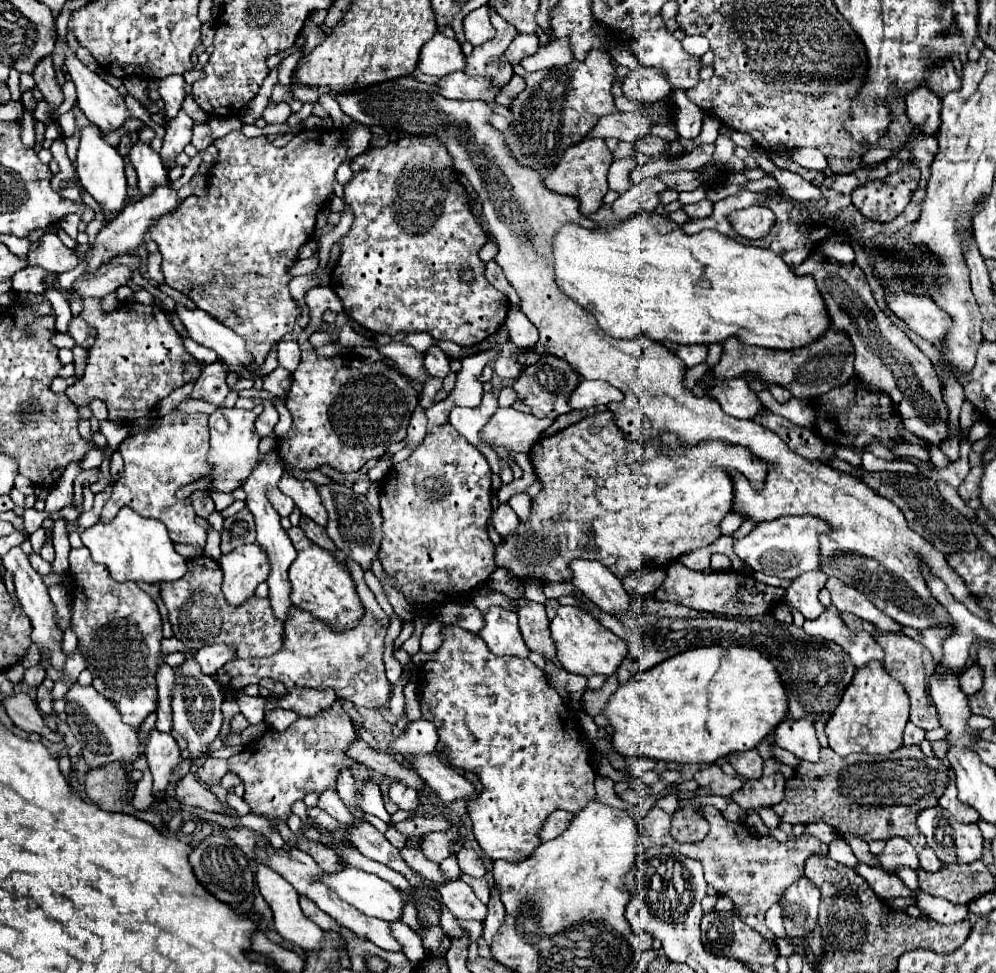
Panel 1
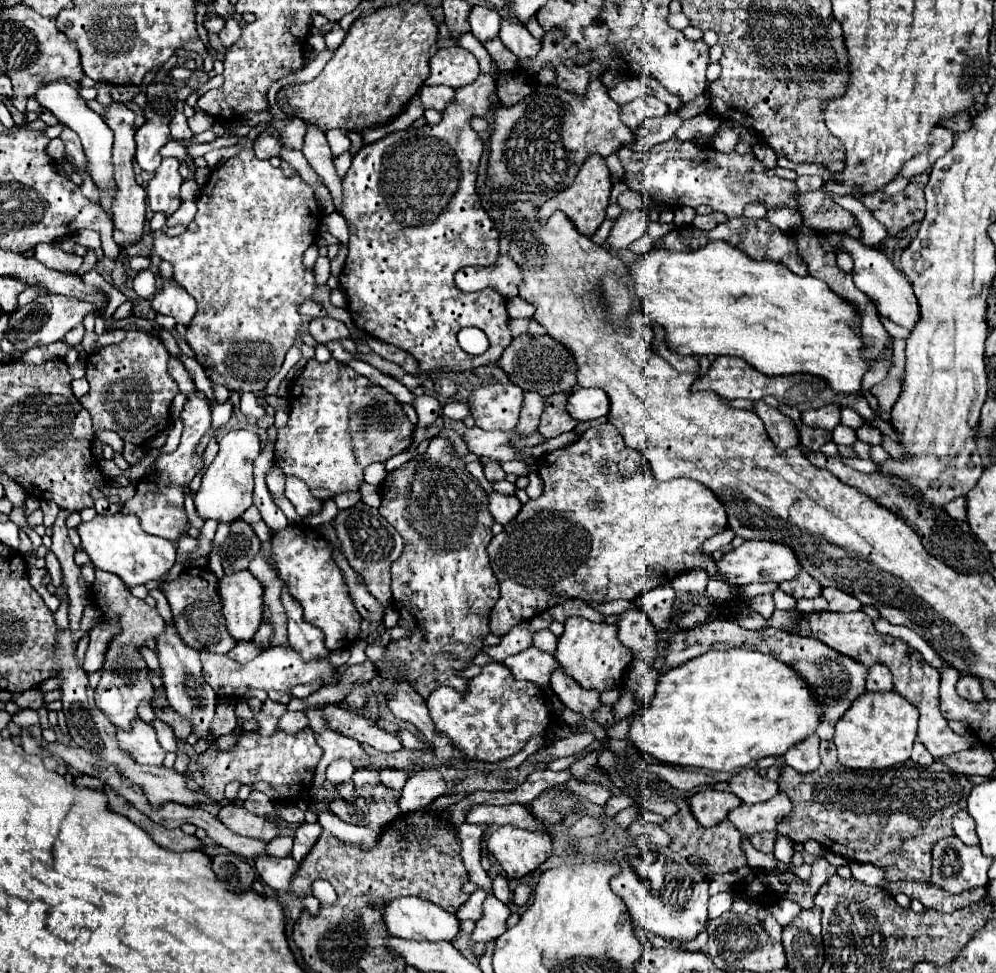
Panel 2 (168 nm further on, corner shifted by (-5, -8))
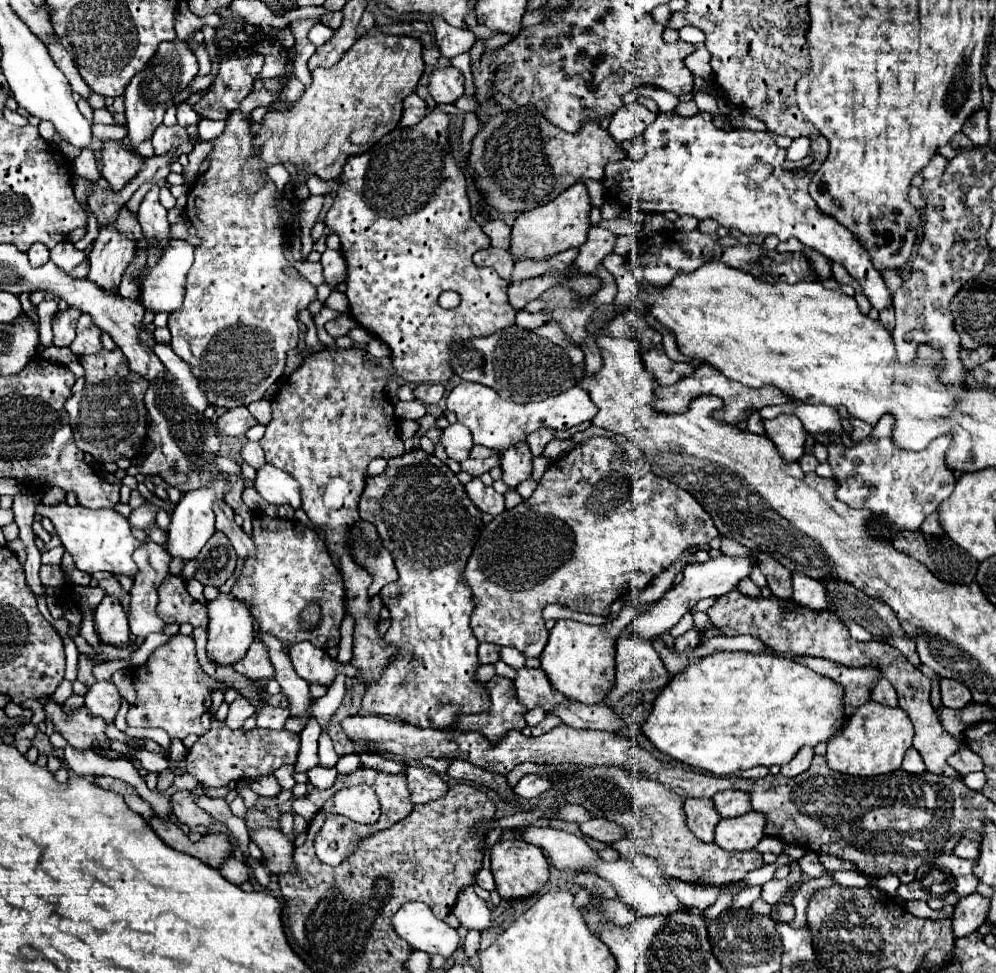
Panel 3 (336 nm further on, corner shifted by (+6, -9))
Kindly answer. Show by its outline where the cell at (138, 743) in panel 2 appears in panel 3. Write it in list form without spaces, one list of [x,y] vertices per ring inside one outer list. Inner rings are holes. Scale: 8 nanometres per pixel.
[[[39,699],[45,709],[45,719],[53,723],[53,731],[63,735],[71,747],[77,749],[91,749],[93,739],[99,739],[101,747],[107,749],[107,737],[105,737],[105,721],[99,717],[89,715],[85,707],[79,707],[79,711],[67,715],[63,711],[63,705],[55,703],[53,699]]]

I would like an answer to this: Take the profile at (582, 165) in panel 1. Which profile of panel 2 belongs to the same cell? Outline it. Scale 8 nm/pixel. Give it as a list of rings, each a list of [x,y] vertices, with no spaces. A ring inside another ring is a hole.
[[[592,154],[580,168],[580,172],[576,174],[574,182],[560,194],[556,194],[554,198],[546,200],[542,206],[540,206],[540,212],[538,216],[542,218],[542,222],[546,222],[552,212],[560,210],[564,212],[574,224],[576,228],[586,234],[586,236],[592,236],[598,226],[604,222],[606,218],[606,208],[608,208],[608,198],[610,198],[610,190],[612,190],[612,182],[610,182],[610,170],[606,166],[606,160],[600,156],[600,154]]]

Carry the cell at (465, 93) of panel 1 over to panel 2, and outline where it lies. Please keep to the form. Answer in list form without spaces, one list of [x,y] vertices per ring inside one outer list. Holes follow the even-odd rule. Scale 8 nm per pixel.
[[[422,86],[420,90],[420,100],[424,108],[434,108],[438,112],[444,112],[446,106],[454,100],[456,90],[450,86]]]

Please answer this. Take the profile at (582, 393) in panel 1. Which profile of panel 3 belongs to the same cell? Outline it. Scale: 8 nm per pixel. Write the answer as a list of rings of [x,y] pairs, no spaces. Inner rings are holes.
[[[459,383],[449,395],[447,395],[447,409],[457,415],[457,421],[465,425],[475,445],[483,445],[489,449],[497,449],[503,453],[507,447],[525,441],[525,437],[533,431],[539,431],[543,427],[553,431],[571,429],[575,425],[581,425],[583,421],[591,421],[597,415],[597,407],[593,405],[589,393],[585,389],[579,389],[579,385],[563,391],[561,395],[549,397],[539,403],[513,403],[501,399],[493,389],[481,385],[481,383]]]

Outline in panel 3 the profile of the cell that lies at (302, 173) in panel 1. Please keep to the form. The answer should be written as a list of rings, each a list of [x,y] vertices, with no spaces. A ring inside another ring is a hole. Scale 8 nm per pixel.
[[[237,109],[227,117],[225,131],[213,141],[207,155],[211,167],[197,179],[197,187],[193,185],[189,189],[185,213],[203,243],[195,249],[195,263],[187,275],[183,305],[179,311],[169,315],[173,351],[191,367],[195,379],[199,379],[199,387],[203,387],[207,403],[223,409],[259,401],[269,385],[279,381],[287,353],[298,345],[297,313],[317,299],[315,285],[311,285],[303,275],[293,271],[295,277],[287,277],[283,273],[283,269],[291,267],[291,263],[285,259],[281,245],[287,233],[287,225],[281,219],[281,205],[273,207],[273,197],[277,193],[275,183],[265,181],[265,187],[253,195],[245,195],[241,191],[241,169],[247,159],[255,155],[251,145],[245,143],[249,139],[251,121]]]

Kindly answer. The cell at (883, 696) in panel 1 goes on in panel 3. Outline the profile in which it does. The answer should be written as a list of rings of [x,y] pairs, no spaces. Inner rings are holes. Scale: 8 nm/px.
[[[865,703],[853,717],[847,719],[845,727],[827,743],[827,765],[845,775],[875,777],[887,775],[901,767],[903,755],[911,747],[913,725],[907,713],[899,707],[883,707],[881,703]]]

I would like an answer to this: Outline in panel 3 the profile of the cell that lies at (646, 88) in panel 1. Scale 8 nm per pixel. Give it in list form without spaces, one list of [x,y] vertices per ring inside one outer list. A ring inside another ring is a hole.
[[[633,103],[633,105],[623,105],[609,123],[609,133],[617,143],[635,139],[639,135],[643,135],[643,131],[655,121],[655,113],[651,113],[649,109],[645,109],[641,103]]]

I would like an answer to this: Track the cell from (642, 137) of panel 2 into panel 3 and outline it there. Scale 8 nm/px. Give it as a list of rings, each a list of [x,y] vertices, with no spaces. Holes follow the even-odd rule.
[[[637,137],[637,139],[633,139],[633,141],[625,141],[625,143],[621,143],[619,147],[621,147],[621,149],[627,153],[627,157],[633,159],[633,161],[643,159],[643,155],[645,155],[645,141],[643,141],[643,137]]]

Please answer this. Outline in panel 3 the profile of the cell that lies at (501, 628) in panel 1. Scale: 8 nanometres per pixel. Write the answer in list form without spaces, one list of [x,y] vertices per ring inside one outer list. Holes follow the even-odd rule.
[[[519,669],[515,677],[515,689],[519,703],[523,703],[527,711],[541,707],[547,715],[551,715],[551,707],[555,703],[563,703],[541,669]]]

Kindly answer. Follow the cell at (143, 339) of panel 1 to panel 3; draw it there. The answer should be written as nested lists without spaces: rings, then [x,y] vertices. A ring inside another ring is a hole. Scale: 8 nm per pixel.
[[[119,347],[113,351],[101,349],[99,353],[85,355],[79,363],[85,367],[85,387],[65,403],[75,445],[83,453],[93,455],[99,463],[137,457],[147,431],[147,409],[143,405],[147,381],[127,367],[127,359]]]

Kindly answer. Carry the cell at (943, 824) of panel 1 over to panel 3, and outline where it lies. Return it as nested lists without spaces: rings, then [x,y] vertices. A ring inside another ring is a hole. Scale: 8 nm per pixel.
[[[939,855],[933,865],[923,865],[917,869],[915,879],[909,885],[901,885],[897,889],[897,897],[903,901],[911,899],[923,899],[931,909],[943,909],[945,905],[957,905],[959,899],[971,895],[977,889],[977,877],[973,875],[975,861],[969,859],[959,859],[957,855]]]

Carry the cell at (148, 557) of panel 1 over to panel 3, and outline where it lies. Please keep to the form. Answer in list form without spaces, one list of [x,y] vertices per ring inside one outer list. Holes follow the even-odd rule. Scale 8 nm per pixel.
[[[61,501],[57,505],[43,505],[41,503],[37,507],[37,513],[51,519],[51,523],[55,525],[55,531],[61,539],[61,545],[73,557],[75,567],[79,571],[85,571],[89,575],[93,575],[97,571],[107,571],[107,573],[115,573],[115,575],[135,577],[137,565],[131,555],[139,547],[141,541],[137,541],[131,535],[129,521],[125,517],[121,517],[117,511],[113,511],[113,509],[85,509],[81,505],[69,507],[65,501]]]

